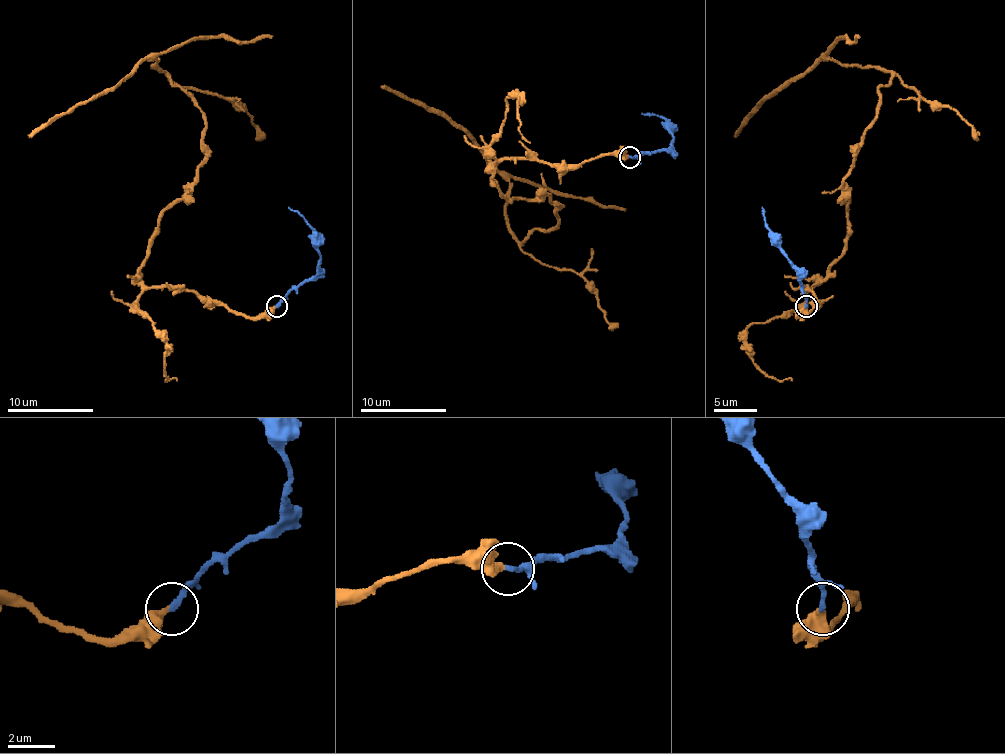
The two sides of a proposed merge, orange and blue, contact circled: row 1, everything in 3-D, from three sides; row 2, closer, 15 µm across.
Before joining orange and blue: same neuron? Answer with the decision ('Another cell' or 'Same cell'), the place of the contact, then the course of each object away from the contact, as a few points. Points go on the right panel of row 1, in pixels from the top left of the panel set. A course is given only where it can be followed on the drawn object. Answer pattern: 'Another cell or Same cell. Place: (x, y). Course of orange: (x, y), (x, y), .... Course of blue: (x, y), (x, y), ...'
Same cell. Place: (806, 306). Course of orange: (805, 307), (803, 317), (814, 304), (807, 287), (844, 248), (844, 182), (892, 74), (818, 59), (734, 134). Course of blue: (805, 307), (799, 276), (764, 220), (762, 208)

